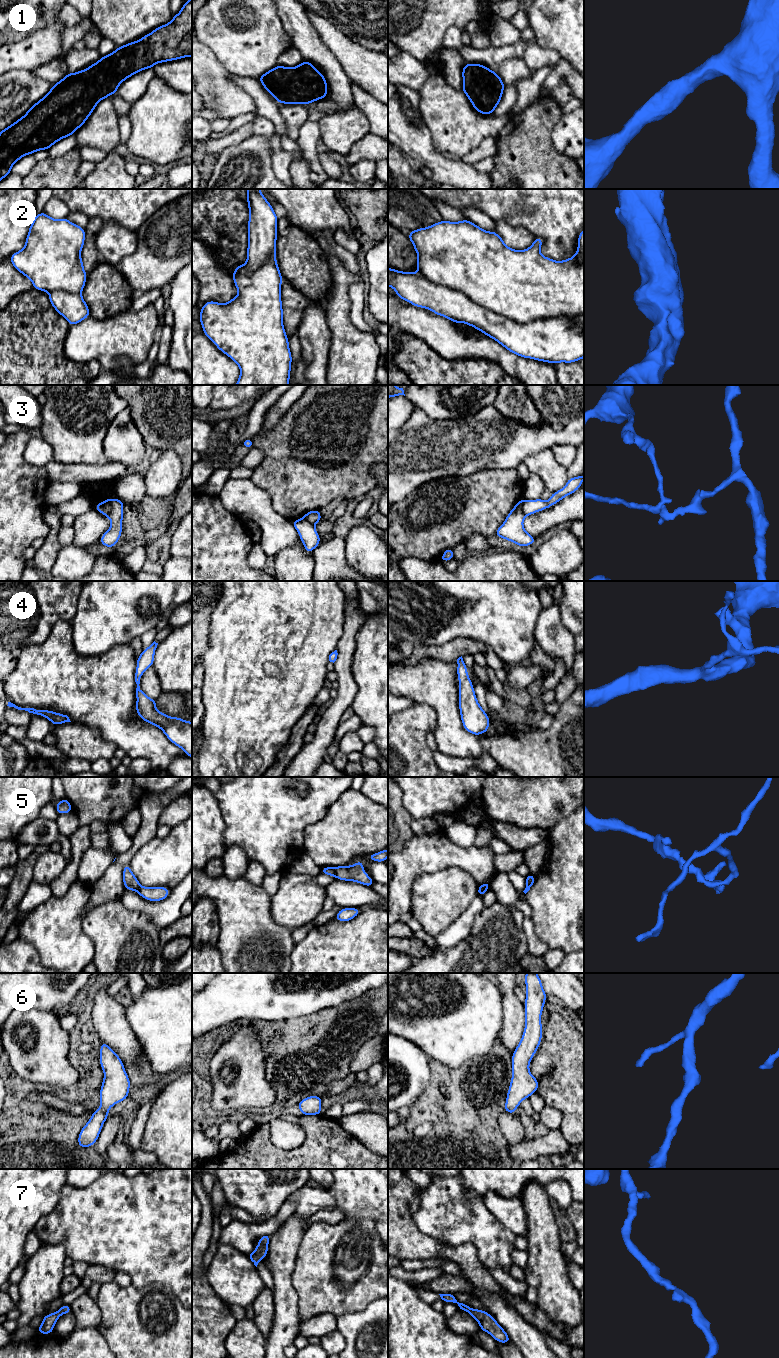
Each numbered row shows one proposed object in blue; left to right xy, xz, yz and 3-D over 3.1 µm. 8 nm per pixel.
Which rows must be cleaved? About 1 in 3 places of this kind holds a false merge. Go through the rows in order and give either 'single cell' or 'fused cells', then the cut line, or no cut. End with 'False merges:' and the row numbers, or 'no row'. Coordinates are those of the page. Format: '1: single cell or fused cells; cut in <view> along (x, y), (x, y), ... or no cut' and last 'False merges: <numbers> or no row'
1: single cell; no cut
2: single cell; no cut
3: fused cells; cut in xy along (110, 499), (110, 511), (106, 515)
4: single cell; no cut
5: fused cells; cut in xz along (334, 867), (336, 876)
6: single cell; no cut
7: single cell; no cut
False merges: 3, 5

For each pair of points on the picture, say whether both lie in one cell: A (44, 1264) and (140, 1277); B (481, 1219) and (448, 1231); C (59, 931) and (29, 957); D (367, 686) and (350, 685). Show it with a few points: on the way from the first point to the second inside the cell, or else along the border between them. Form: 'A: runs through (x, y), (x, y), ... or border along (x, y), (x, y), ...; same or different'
A: border along (46, 1243), (60, 1244), (67, 1256); different
B: runs through (473, 1220), (459, 1220), (456, 1223); same
C: border along (18, 937), (28, 941), (36, 949), (42, 962); different
D: border along (352, 662), (356, 694), (350, 705); different

